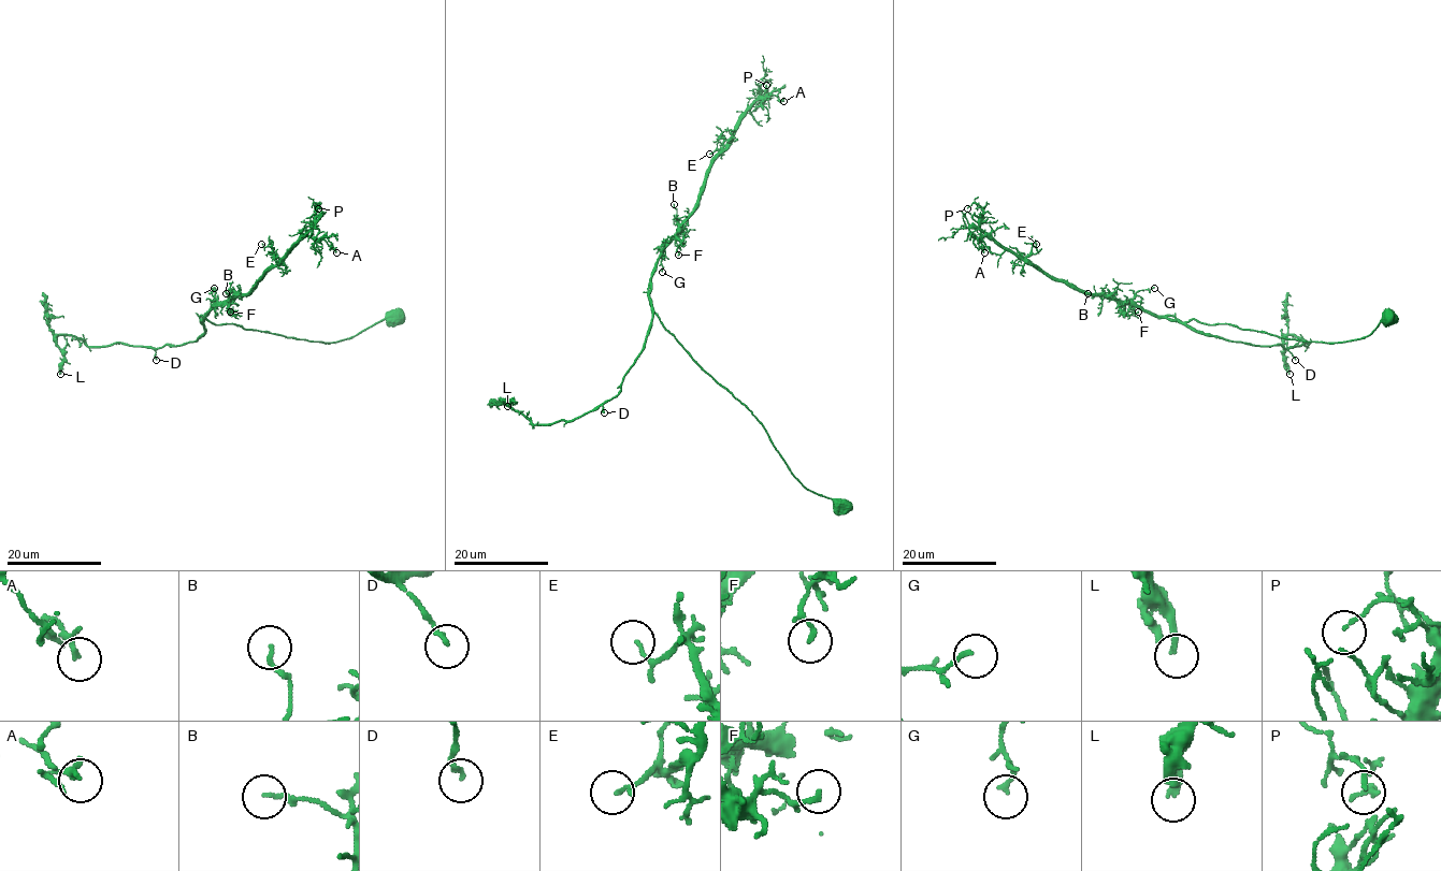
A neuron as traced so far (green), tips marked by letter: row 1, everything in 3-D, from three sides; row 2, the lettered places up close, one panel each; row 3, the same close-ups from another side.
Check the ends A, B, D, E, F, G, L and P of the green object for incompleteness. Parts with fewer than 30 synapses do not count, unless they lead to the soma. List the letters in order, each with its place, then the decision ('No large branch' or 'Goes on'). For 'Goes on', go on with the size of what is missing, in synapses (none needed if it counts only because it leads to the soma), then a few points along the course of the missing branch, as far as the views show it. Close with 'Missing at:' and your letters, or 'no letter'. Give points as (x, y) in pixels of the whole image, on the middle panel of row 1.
A: Place: (783, 101). No large branch
B: Place: (674, 204). No large branch
D: Place: (604, 412). No large branch
E: Place: (709, 154). No large branch
F: Place: (678, 255). No large branch
G: Place: (662, 272). No large branch
L: Place: (507, 406). Goes on. Roughly 45 synapses
P: Place: (766, 85). No large branch
Missing at: L

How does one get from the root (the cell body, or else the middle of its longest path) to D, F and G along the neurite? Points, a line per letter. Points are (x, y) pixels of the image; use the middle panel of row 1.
D: (841, 506), (802, 483), (761, 422), (692, 358), (651, 304), (643, 351), (621, 390), (602, 405), (604, 412)
F: (841, 506), (802, 483), (761, 422), (663, 324), (650, 301), (651, 275), (676, 236), (678, 255)
G: (841, 506), (802, 483), (761, 422), (663, 324), (650, 301), (651, 275), (663, 250), (662, 272)

